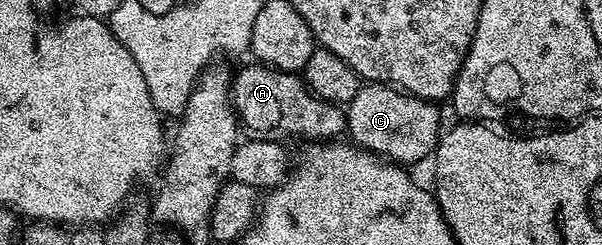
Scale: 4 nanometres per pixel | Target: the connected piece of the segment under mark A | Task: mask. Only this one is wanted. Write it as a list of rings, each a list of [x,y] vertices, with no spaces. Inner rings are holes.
[[[249,62],[249,65],[233,76],[233,107],[237,119],[243,125],[246,133],[256,134],[261,138],[274,135],[276,128],[282,128],[289,136],[302,136],[305,142],[333,142],[346,135],[345,108],[339,104],[332,104],[320,100],[315,93],[310,92],[308,84],[296,72],[280,72],[277,68],[270,68],[260,62]]]

